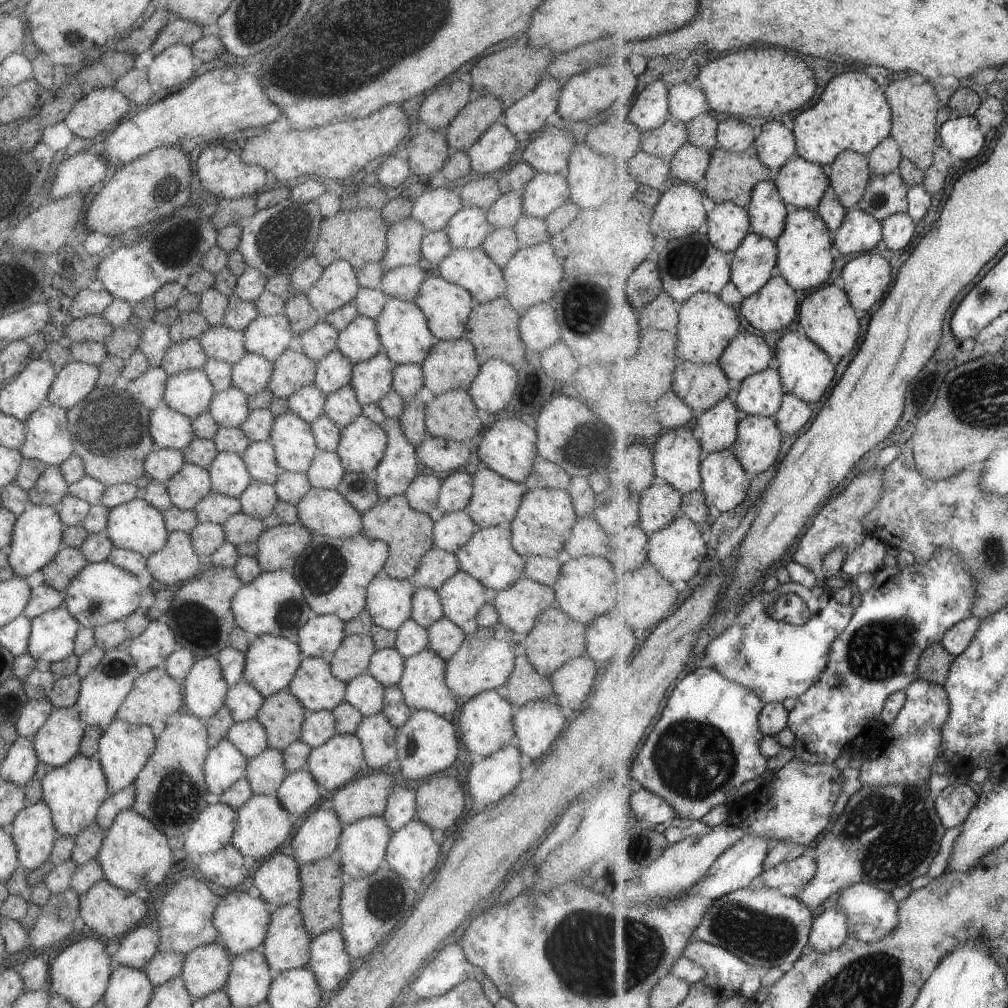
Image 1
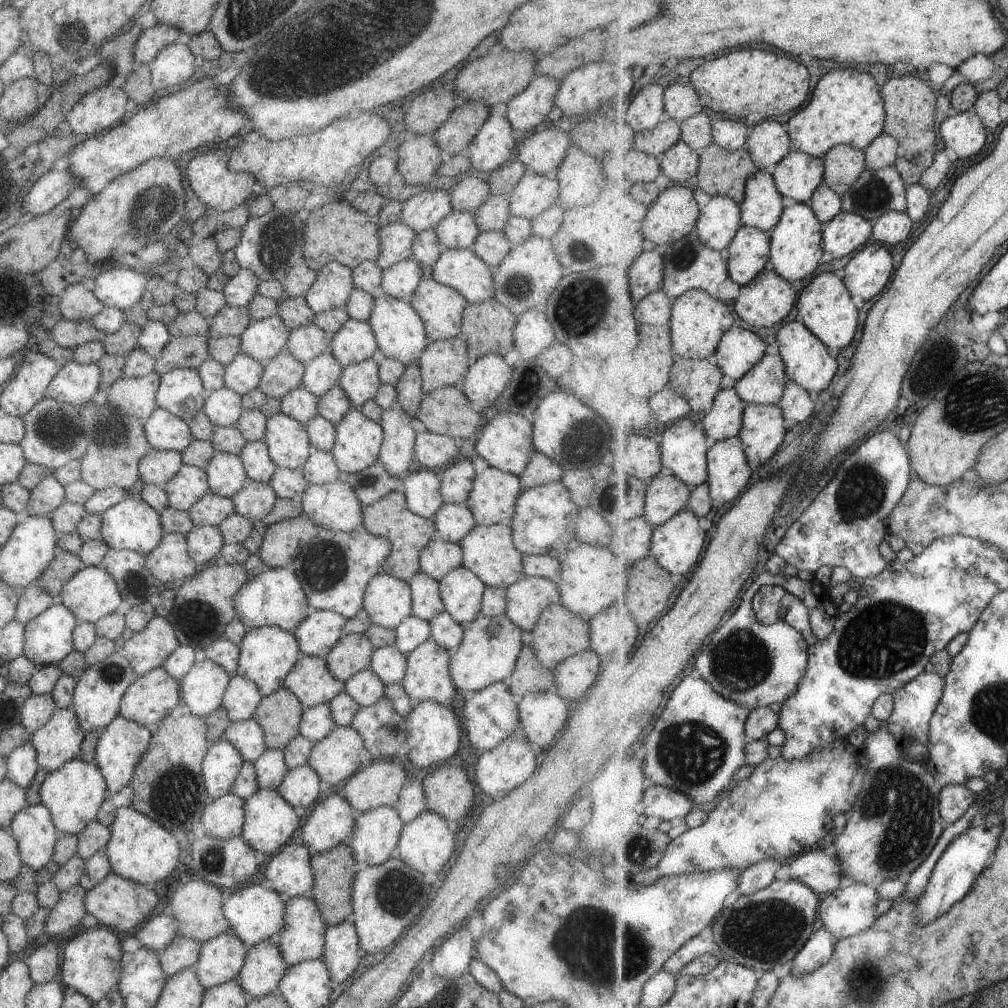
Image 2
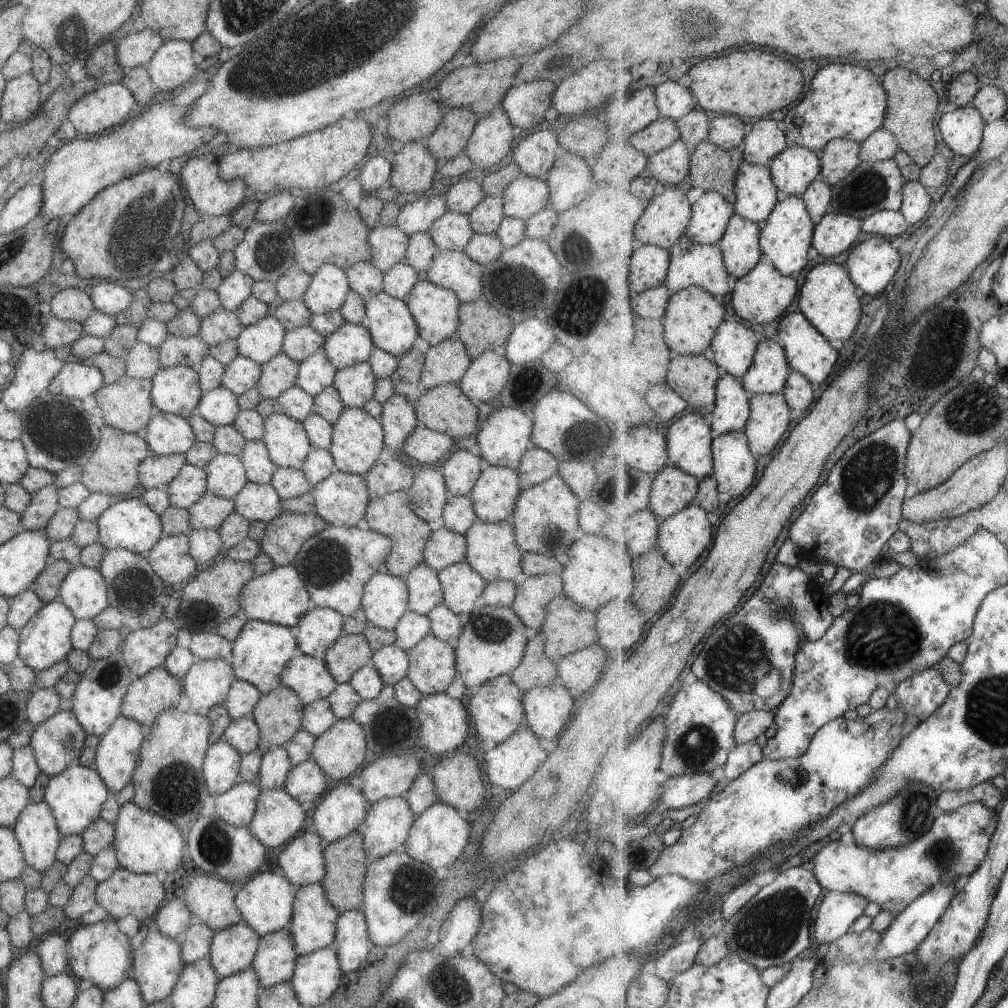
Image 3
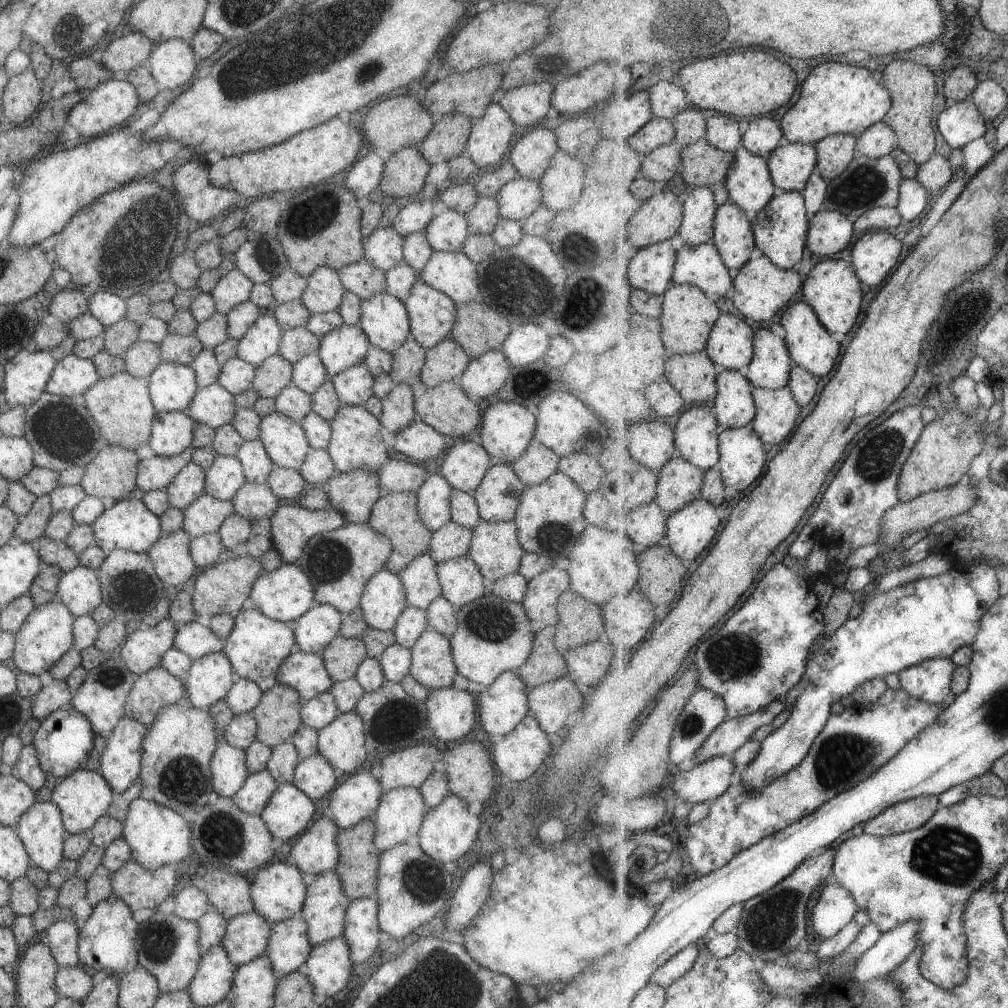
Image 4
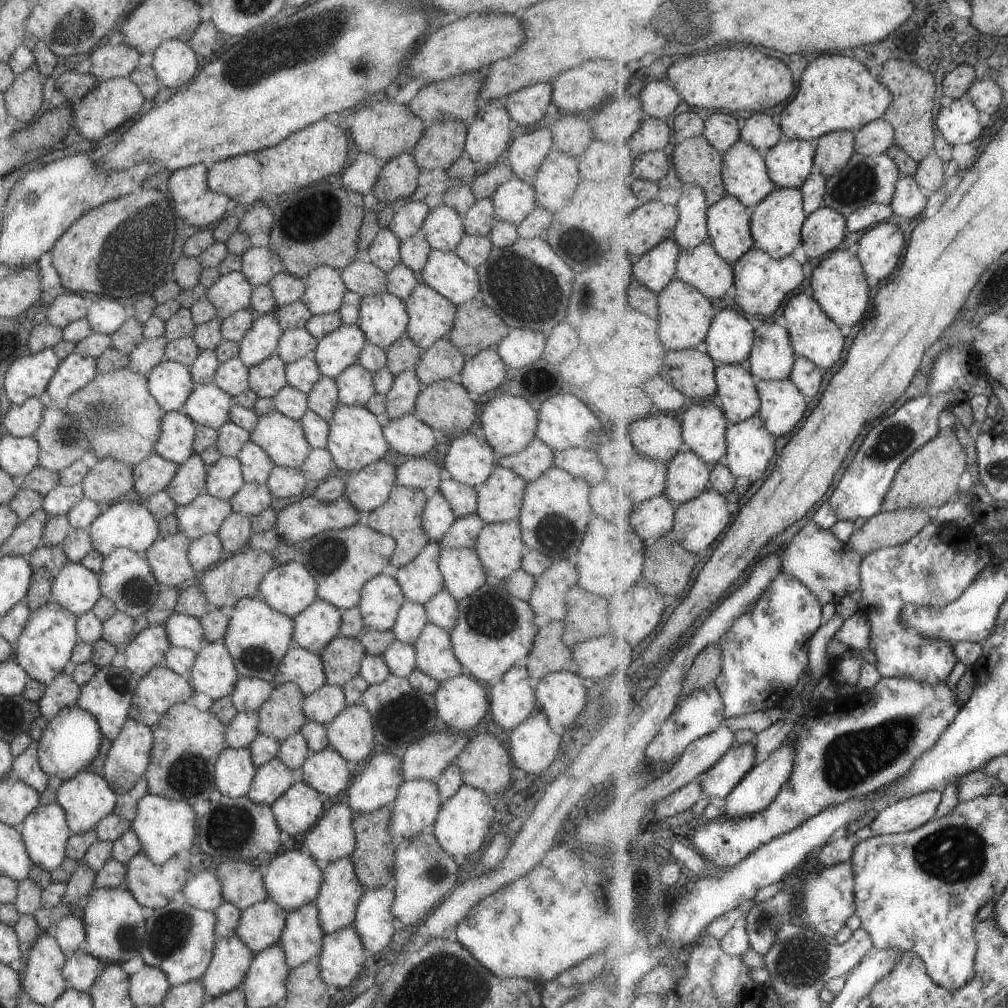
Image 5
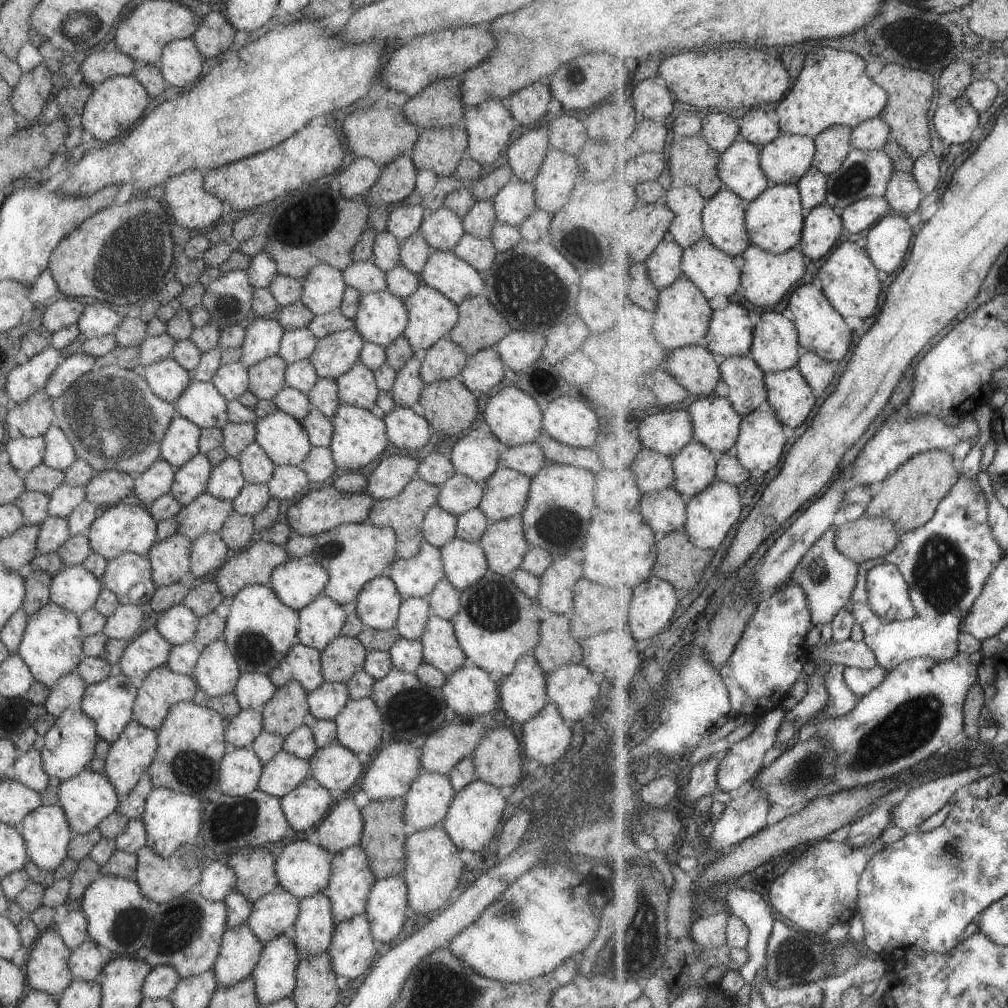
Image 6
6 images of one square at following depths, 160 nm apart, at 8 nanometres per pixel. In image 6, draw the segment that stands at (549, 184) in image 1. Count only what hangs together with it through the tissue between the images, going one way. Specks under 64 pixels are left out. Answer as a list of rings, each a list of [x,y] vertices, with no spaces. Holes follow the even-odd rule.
[[[511,179],[490,200],[496,222],[517,227],[536,209],[532,183]]]

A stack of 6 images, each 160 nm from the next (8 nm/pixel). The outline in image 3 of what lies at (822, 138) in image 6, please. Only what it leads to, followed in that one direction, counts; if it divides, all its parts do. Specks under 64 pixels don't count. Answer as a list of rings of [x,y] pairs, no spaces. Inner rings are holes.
[[[833,139],[821,150],[820,175],[831,186],[840,183],[862,164],[862,143],[849,139]]]

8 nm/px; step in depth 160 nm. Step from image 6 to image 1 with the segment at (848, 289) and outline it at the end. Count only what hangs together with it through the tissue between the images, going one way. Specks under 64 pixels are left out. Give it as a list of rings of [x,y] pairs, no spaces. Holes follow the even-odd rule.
[[[825,285],[807,295],[800,306],[799,330],[813,339],[829,356],[843,358],[855,350],[861,336],[861,324],[852,300],[844,289],[834,285]]]

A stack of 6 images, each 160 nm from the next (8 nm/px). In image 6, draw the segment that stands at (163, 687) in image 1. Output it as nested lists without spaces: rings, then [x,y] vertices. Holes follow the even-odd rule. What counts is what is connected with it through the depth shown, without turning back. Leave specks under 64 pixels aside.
[[[163,665],[152,668],[136,685],[131,721],[154,731],[172,704],[199,696],[192,677],[171,672]]]

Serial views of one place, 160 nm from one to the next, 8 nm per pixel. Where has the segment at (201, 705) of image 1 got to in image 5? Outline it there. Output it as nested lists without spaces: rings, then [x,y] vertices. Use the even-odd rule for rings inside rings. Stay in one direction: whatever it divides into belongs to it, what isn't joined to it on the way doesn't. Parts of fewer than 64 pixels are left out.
[[[222,639],[214,640],[195,652],[187,679],[195,694],[207,694],[212,701],[228,695],[239,678]]]

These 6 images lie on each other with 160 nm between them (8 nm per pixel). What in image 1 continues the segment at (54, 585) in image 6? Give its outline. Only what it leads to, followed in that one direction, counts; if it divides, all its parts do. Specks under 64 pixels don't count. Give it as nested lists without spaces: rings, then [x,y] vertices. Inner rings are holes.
[[[107,561],[85,565],[64,588],[63,608],[79,623],[80,627],[91,627],[113,622],[131,614],[139,606],[142,592],[149,588],[139,584],[138,576],[125,572]]]

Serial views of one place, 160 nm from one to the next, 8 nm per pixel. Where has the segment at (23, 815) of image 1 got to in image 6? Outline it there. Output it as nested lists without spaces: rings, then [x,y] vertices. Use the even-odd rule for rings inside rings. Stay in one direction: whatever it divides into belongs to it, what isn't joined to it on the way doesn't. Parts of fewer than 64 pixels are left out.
[[[40,804],[21,819],[17,830],[25,841],[28,860],[46,871],[54,871],[63,862],[73,836],[58,804]]]

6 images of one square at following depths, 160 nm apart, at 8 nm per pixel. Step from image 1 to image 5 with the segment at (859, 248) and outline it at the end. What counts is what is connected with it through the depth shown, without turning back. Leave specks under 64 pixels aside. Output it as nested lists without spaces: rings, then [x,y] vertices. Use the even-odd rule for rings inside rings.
[[[827,206],[808,215],[802,228],[802,248],[811,260],[821,260],[836,251],[848,232],[848,218]]]

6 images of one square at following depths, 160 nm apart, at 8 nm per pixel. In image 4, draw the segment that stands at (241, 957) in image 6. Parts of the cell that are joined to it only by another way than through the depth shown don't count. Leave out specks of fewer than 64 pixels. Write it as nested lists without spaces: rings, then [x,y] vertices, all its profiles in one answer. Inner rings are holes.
[[[221,945],[202,951],[197,972],[185,988],[194,1006],[206,1007],[227,998],[235,971]]]

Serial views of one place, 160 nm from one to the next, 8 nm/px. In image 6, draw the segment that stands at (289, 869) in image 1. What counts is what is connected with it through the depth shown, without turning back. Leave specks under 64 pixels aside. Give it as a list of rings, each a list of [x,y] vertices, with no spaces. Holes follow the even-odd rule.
[[[351,797],[335,801],[335,806],[318,823],[317,846],[332,855],[360,842],[362,816]]]

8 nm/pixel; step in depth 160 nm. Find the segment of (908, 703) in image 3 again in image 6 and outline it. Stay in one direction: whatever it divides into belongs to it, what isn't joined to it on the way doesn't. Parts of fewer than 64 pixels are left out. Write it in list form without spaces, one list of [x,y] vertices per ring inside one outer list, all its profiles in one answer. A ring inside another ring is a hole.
[[[961,473],[956,486],[939,503],[936,515],[925,526],[914,531],[906,531],[900,536],[896,548],[889,554],[859,565],[858,581],[852,594],[850,609],[855,615],[856,624],[864,628],[864,641],[875,652],[878,662],[889,672],[892,668],[898,667],[898,664],[917,657],[931,657],[938,663],[946,663],[959,655],[959,638],[963,621],[975,601],[983,594],[992,572],[1006,555],[1004,548],[993,534],[988,508],[988,498],[982,484],[977,479],[970,479]],[[885,563],[896,564],[907,579],[916,607],[916,615],[912,619],[886,622],[871,610],[867,594],[867,574],[873,566]]]

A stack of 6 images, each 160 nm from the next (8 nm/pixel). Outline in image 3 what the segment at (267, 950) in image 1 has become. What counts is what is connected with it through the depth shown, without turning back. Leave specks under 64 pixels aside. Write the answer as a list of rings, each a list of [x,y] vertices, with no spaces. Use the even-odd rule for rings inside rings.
[[[317,881],[295,888],[295,896],[292,902],[292,917],[287,924],[287,931],[290,934],[294,951],[299,955],[308,955],[316,950],[327,947],[333,942],[336,918],[340,914],[335,907],[332,907],[322,891],[322,884]]]

